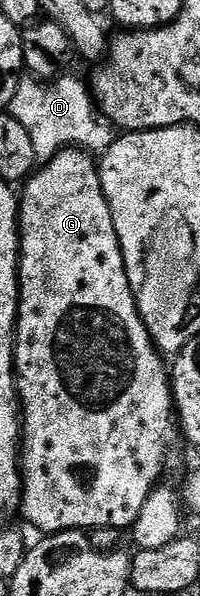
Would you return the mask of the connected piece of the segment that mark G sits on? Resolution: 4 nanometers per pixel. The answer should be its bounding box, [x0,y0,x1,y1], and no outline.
[16,149,178,533]

